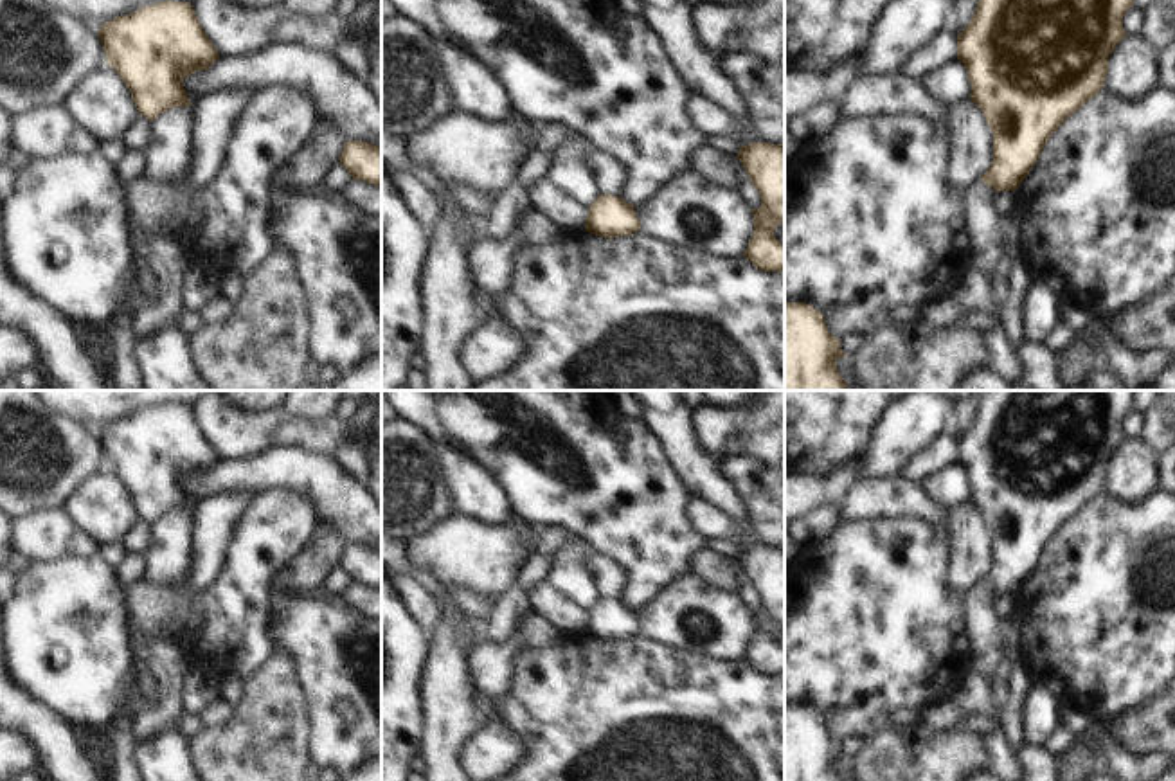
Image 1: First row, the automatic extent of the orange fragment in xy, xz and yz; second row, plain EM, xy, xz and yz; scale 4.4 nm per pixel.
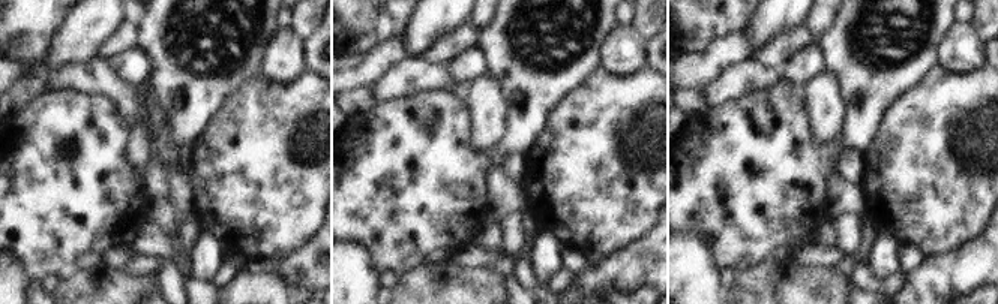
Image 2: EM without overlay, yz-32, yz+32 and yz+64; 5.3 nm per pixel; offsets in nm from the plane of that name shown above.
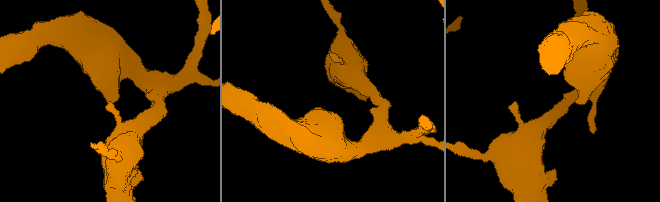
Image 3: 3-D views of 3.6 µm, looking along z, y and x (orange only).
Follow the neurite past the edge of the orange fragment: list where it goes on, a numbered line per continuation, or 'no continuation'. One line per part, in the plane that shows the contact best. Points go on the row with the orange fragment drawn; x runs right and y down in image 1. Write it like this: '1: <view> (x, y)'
1: yz (988, 245)

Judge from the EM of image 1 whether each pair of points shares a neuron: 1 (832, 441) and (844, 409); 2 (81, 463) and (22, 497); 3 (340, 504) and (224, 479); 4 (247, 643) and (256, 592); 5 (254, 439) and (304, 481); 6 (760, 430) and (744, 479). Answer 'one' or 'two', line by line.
1: one
2: one
3: one
4: one
5: two
6: two

